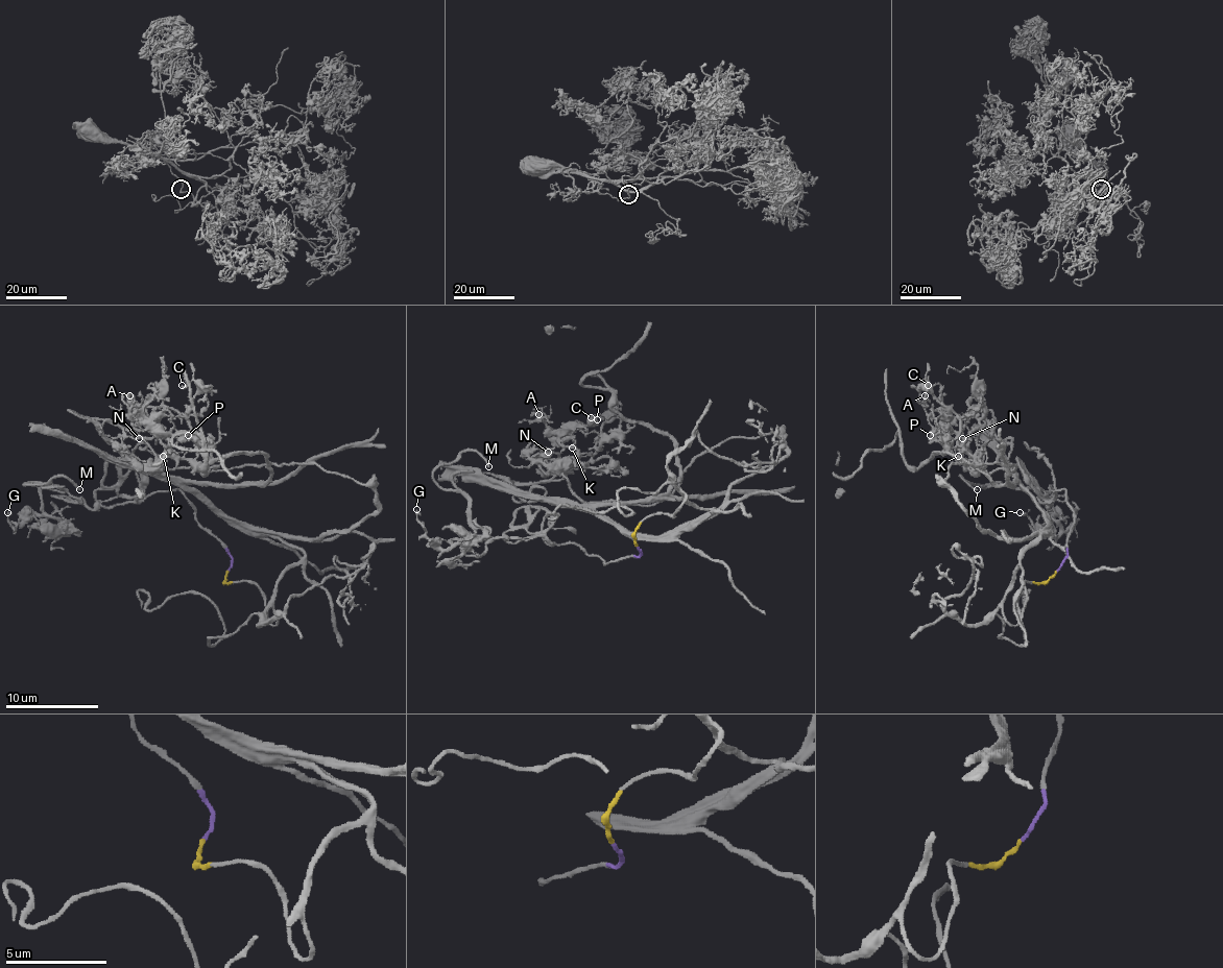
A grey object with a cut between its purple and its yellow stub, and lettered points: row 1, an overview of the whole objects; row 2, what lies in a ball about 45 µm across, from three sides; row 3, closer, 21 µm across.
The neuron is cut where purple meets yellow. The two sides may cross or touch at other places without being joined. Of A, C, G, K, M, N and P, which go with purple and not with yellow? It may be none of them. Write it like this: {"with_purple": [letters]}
{"with_purple": ["G", "M"]}

